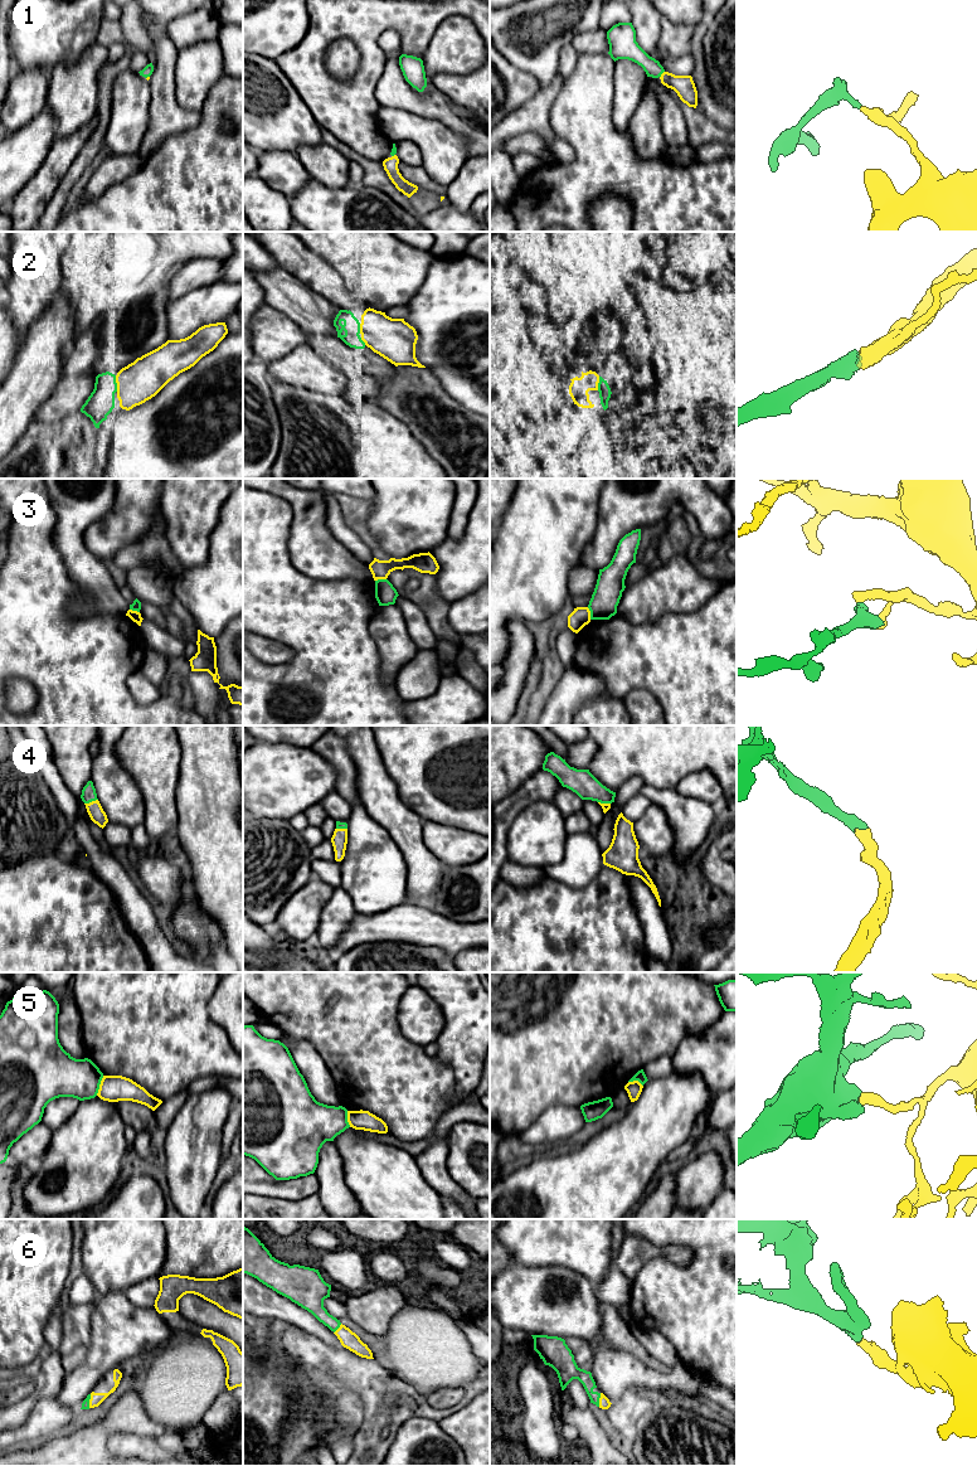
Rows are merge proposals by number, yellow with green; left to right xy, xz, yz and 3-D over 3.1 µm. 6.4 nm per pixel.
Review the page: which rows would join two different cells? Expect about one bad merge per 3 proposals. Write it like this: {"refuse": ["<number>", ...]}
{"refuse": ["3", "5"]}

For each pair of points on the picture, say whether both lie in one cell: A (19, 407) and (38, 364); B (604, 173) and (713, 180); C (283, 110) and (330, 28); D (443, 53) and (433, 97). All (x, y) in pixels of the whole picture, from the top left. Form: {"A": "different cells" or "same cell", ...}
{"A": "same cell", "B": "same cell", "C": "different cells", "D": "same cell"}

